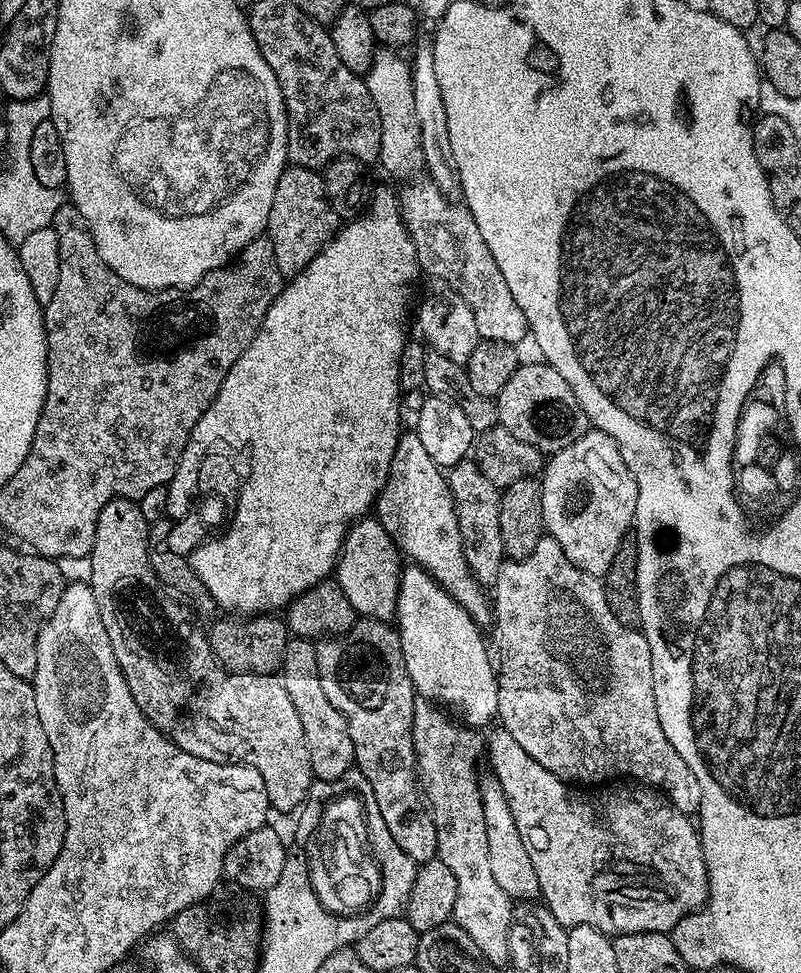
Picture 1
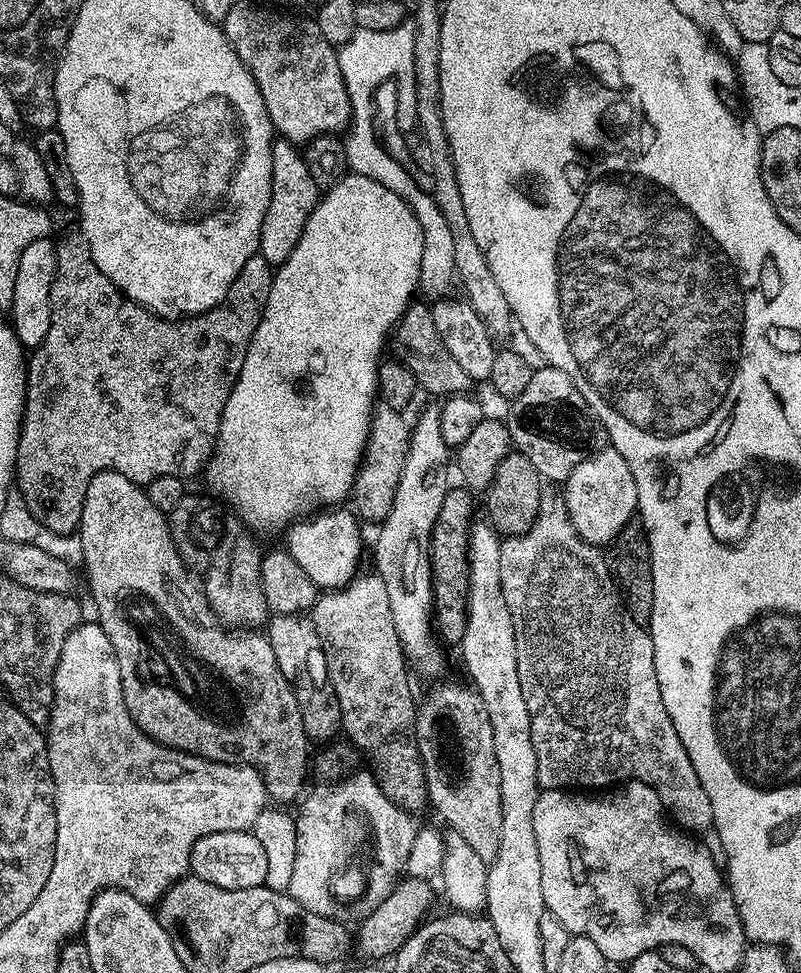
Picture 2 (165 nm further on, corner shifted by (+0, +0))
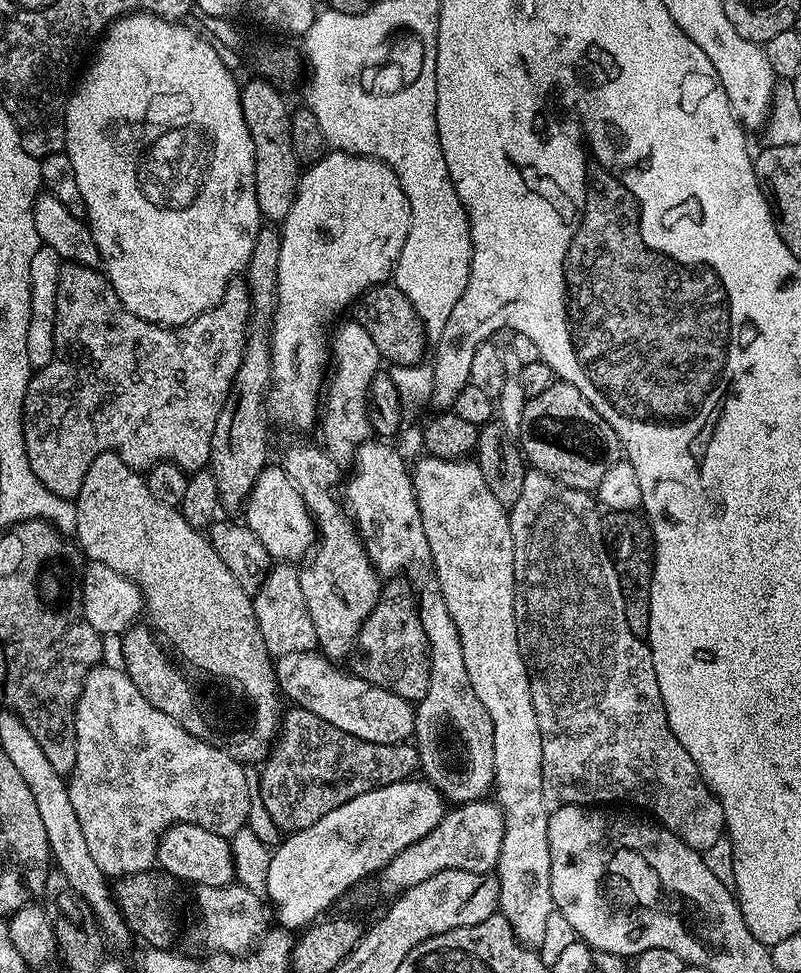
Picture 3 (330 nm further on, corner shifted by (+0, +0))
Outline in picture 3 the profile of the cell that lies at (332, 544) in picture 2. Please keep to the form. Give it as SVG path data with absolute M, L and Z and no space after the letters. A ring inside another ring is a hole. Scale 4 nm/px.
M264 467L258 474L247 500L242 505L242 520L254 534L258 534L262 546L266 546L269 557L276 562L303 561L317 543L316 525L308 512L302 494L294 482L284 473L283 467Z

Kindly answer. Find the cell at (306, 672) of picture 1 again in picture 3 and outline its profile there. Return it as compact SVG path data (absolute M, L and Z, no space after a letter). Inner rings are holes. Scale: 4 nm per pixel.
M276 562L269 567L262 586L252 596L252 605L269 656L279 658L286 654L310 652L317 647L314 622L310 622L306 598L302 598L300 573L291 563Z

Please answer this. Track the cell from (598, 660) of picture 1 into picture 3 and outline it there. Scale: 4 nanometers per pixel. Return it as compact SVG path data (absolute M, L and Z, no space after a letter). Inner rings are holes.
M528 470L524 473L522 494L518 494L518 502L514 502L514 506L508 512L508 521L514 538L514 582L516 583L514 614L518 646L528 671L532 705L534 714L538 718L538 730L542 734L542 798L549 809L561 808L564 804L608 806L611 805L611 800L633 800L636 804L645 804L657 816L653 817L663 827L669 828L677 838L686 842L686 846L703 854L708 847L713 846L714 842L725 835L722 806L715 794L706 786L704 775L698 770L694 758L686 754L682 742L678 742L674 730L670 730L662 694L658 690L658 674L654 674L652 652L641 637L633 634L626 622L622 590L618 582L618 574L612 565L612 555L608 553L608 547L604 544L602 512L597 501L587 492L558 482L550 474Z

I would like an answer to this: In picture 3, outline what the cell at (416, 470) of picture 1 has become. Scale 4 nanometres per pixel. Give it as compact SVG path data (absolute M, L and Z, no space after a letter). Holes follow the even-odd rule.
M349 322L330 336L330 375L326 380L326 391L322 396L322 415L318 429L324 435L322 444L333 460L341 466L351 465L357 448L368 443L373 435L368 417L368 391L374 374L381 371L382 357L374 338L366 334L361 324Z

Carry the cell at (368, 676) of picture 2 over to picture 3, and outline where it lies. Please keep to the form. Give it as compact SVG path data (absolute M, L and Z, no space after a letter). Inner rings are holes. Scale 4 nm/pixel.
M300 440L297 444L286 445L282 467L294 482L298 494L302 494L302 502L306 502L318 537L314 551L303 565L305 568L299 569L302 598L306 598L310 622L314 622L319 651L329 660L340 662L343 656L345 659L351 653L364 619L380 601L382 580L369 562L355 523L338 495L342 484L341 465L319 443L316 444Z

